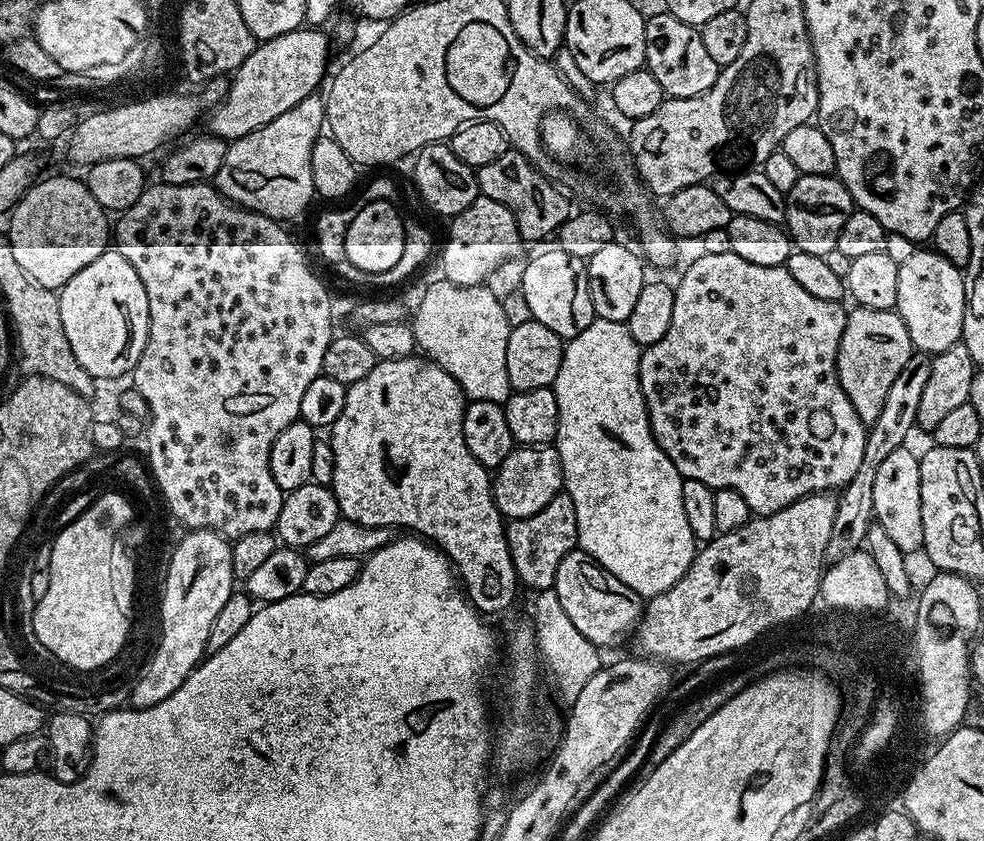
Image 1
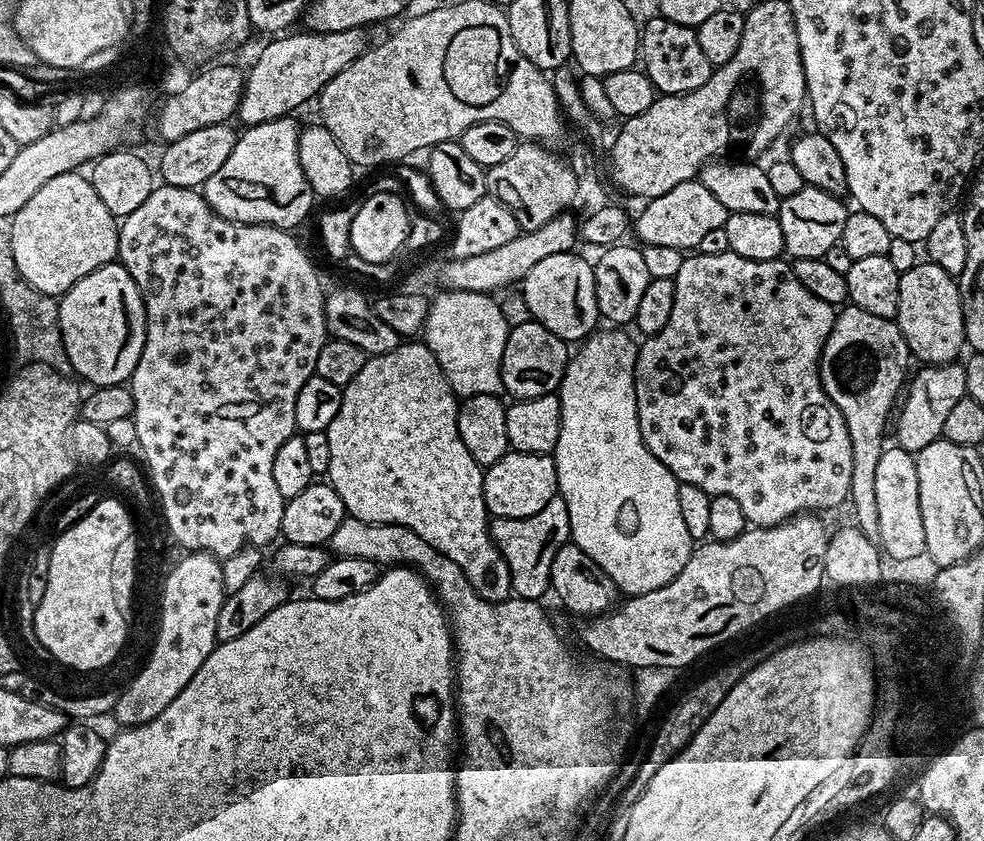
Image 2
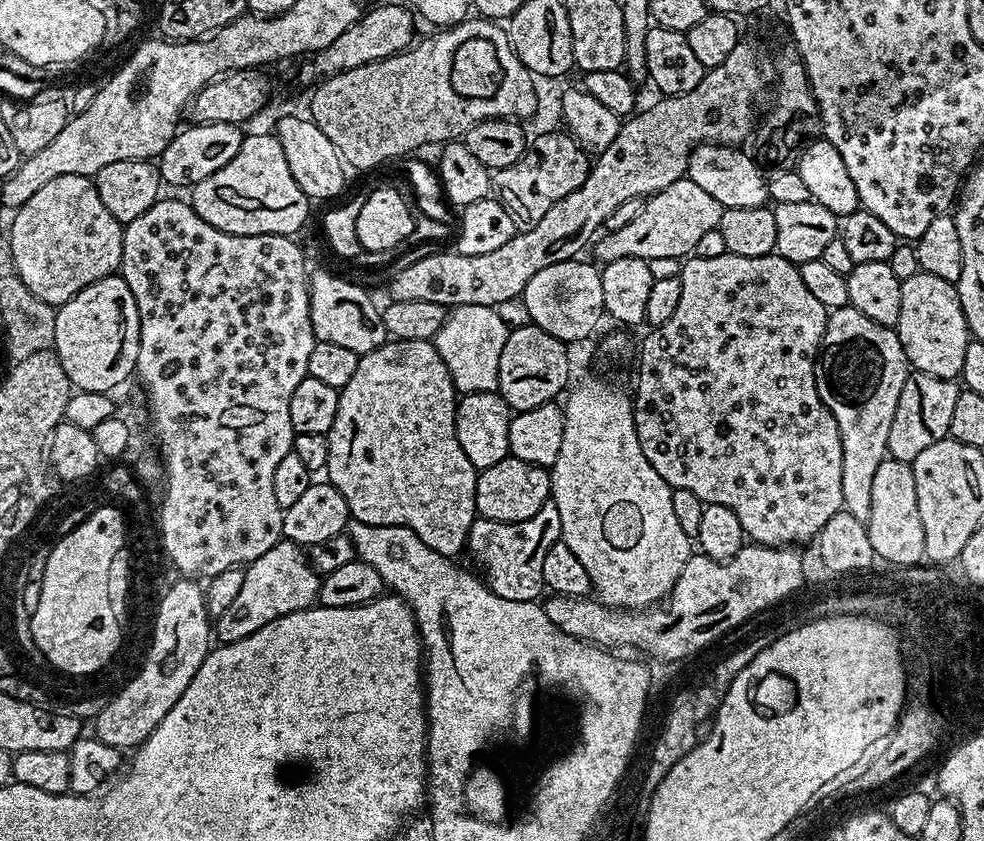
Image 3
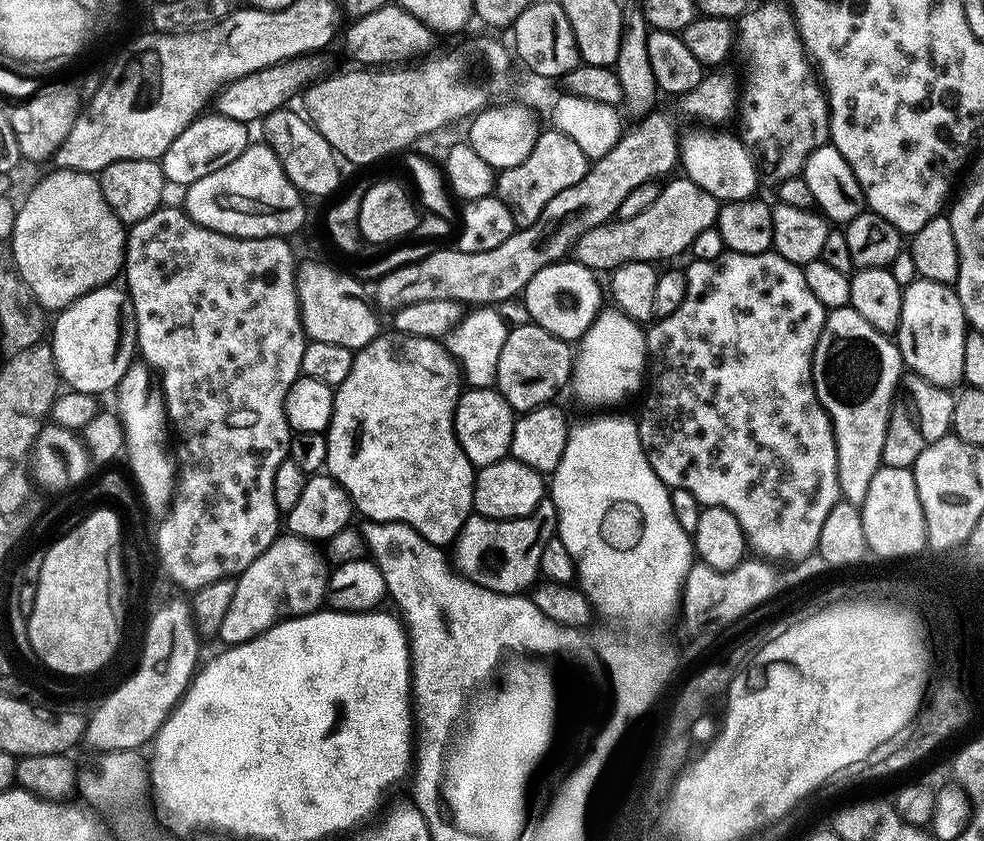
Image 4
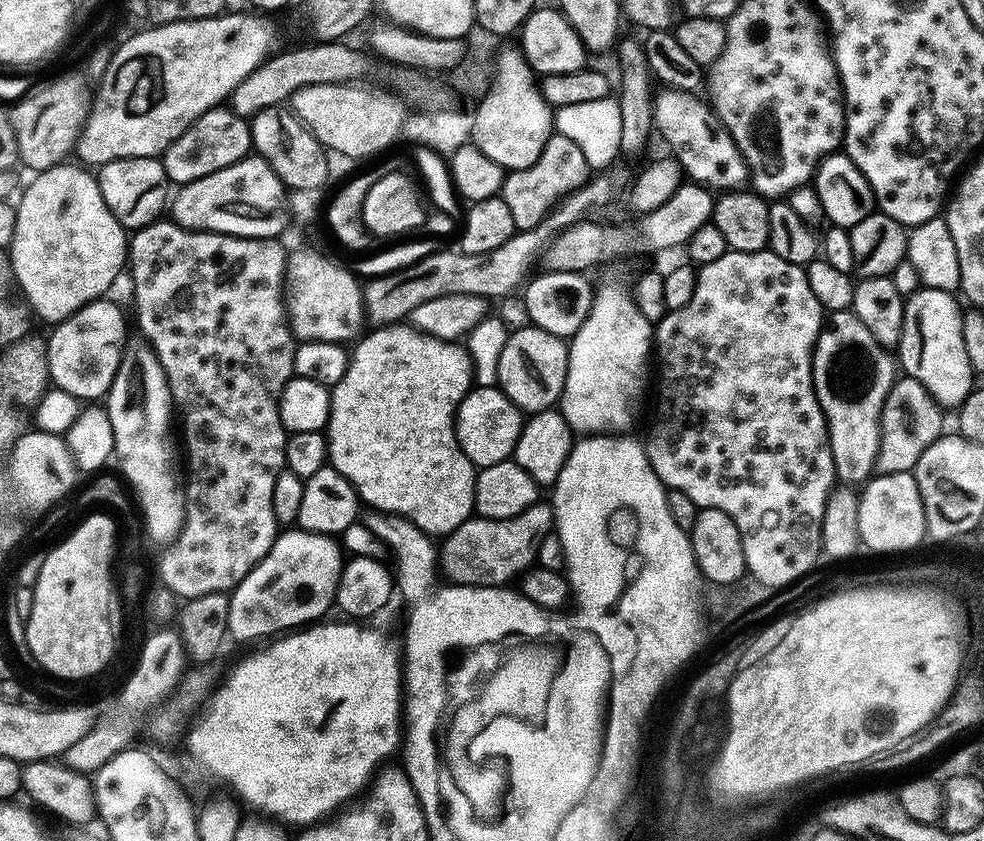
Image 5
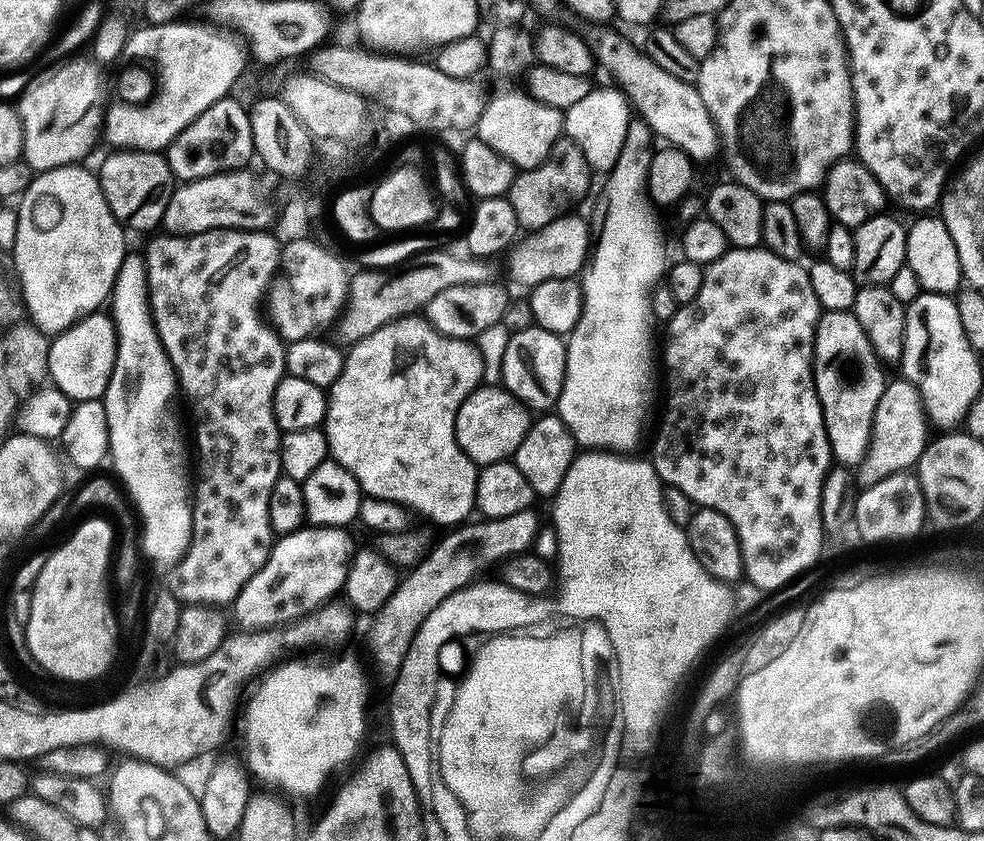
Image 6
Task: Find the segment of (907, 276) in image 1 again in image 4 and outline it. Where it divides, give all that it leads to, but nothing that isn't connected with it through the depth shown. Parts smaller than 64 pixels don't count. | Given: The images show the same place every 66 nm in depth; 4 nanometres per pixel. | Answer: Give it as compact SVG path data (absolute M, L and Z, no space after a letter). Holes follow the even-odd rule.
M918 278L903 289L903 294L900 327L894 333L894 340L899 347L900 356L904 359L905 369L924 380L929 380L941 390L952 390L956 383L960 384L964 379L962 350L966 331L962 302L956 297L955 287Z

